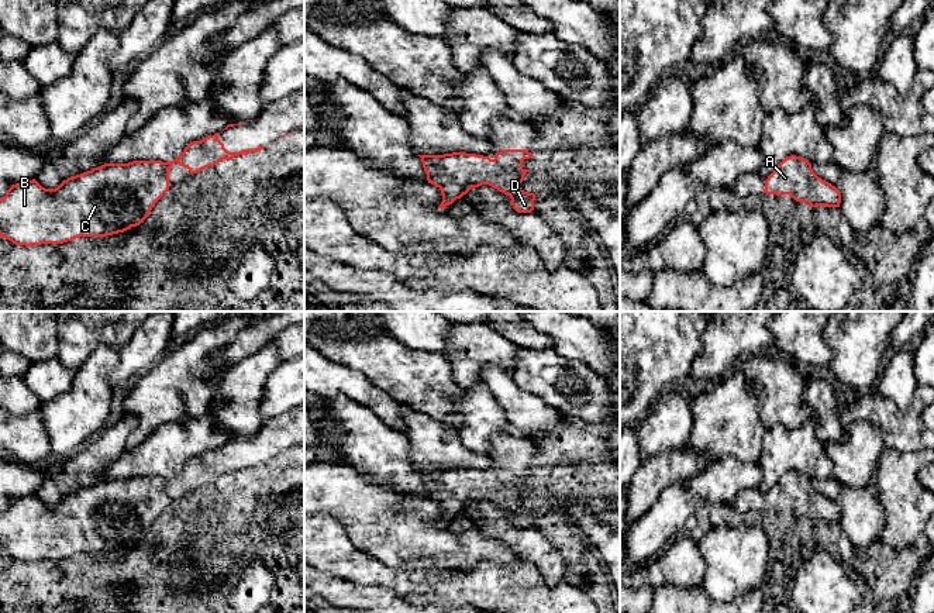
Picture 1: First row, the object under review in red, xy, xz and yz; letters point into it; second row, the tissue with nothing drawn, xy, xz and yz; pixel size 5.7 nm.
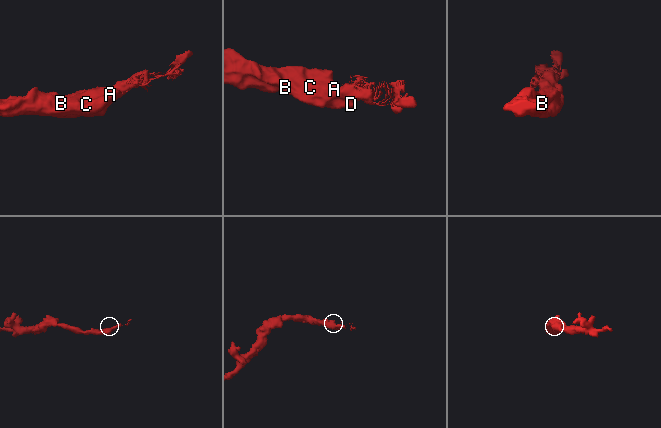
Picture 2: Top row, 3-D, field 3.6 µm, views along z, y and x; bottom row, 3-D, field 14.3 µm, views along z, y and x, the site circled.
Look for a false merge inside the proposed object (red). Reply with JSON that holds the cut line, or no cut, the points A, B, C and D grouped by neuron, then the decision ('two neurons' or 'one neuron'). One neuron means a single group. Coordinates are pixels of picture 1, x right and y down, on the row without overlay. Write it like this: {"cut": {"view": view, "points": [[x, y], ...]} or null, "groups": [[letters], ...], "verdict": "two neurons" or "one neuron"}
{"cut": null, "groups": [["A", "B", "C", "D"]], "verdict": "one neuron"}

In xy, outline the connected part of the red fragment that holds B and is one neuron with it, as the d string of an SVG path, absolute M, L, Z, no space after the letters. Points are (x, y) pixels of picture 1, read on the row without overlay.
M218 450L190 458L172 478L132 476L104 479L70 492L55 504L42 503L35 495L13 500L0 514L0 552L15 561L63 559L80 552L107 552L139 541L155 519L169 506L169 485L178 478L190 489L214 482L223 475L258 468L265 462L228 468Z

